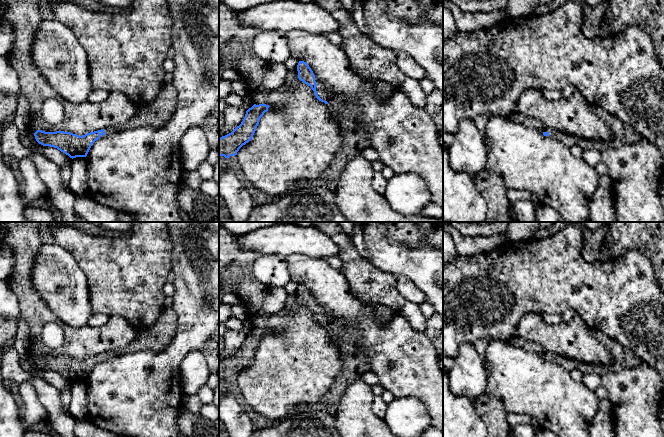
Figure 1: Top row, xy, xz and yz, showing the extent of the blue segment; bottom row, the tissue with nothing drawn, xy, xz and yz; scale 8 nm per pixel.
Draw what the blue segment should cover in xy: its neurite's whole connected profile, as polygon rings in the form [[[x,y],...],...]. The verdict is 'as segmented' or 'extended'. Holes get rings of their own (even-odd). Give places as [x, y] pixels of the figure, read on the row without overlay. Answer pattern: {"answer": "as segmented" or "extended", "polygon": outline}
{"answer": "extended", "polygon": [[[165,307],[157,322],[150,328],[137,331],[137,335],[128,345],[98,355],[79,360],[70,356],[34,357],[36,365],[43,370],[57,372],[70,382],[86,381],[92,368],[105,360],[122,355],[148,350],[161,352],[172,342],[177,330],[177,315],[172,307]]]}

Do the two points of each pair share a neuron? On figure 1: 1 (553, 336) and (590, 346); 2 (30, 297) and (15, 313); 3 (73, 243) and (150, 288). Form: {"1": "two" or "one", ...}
{"1": "one", "2": "two", "3": "one"}

